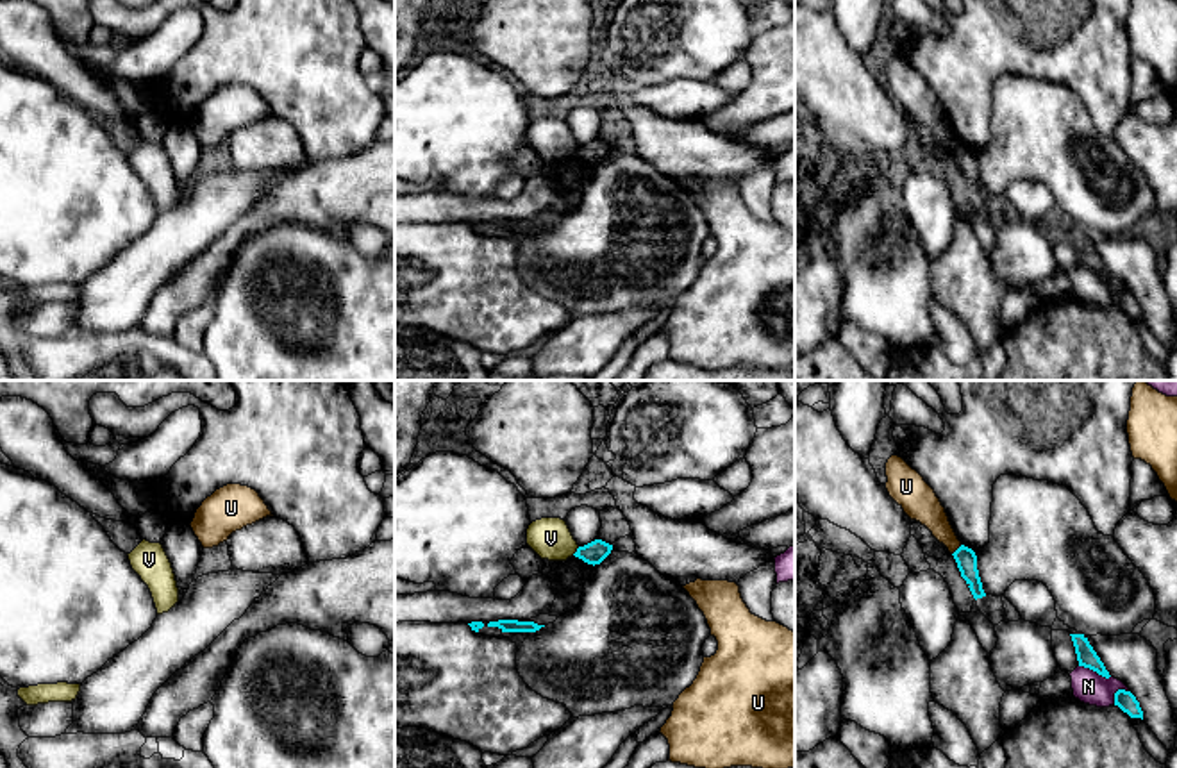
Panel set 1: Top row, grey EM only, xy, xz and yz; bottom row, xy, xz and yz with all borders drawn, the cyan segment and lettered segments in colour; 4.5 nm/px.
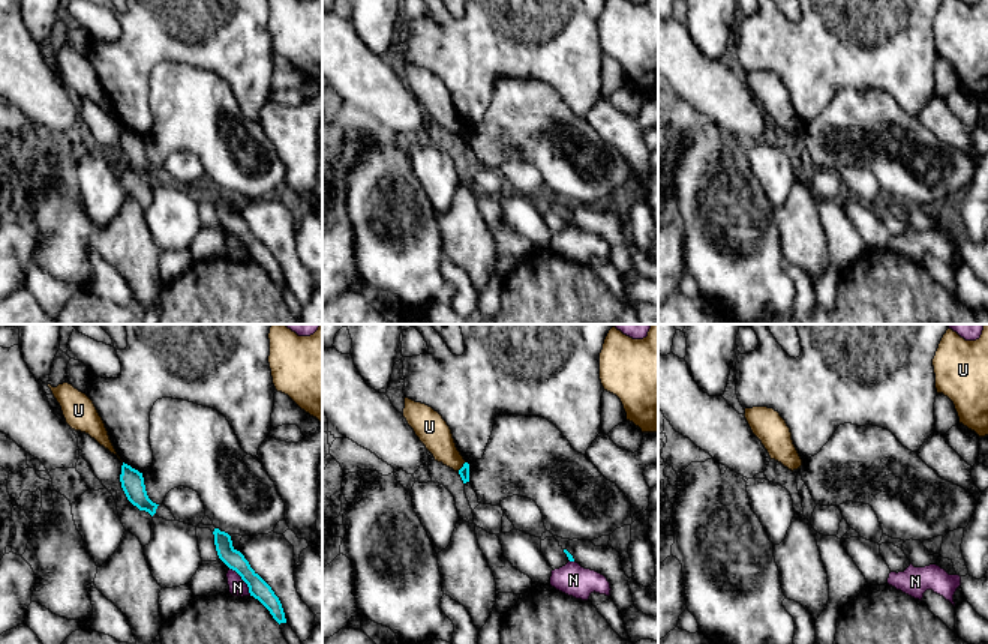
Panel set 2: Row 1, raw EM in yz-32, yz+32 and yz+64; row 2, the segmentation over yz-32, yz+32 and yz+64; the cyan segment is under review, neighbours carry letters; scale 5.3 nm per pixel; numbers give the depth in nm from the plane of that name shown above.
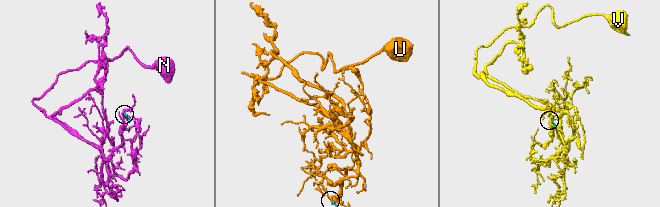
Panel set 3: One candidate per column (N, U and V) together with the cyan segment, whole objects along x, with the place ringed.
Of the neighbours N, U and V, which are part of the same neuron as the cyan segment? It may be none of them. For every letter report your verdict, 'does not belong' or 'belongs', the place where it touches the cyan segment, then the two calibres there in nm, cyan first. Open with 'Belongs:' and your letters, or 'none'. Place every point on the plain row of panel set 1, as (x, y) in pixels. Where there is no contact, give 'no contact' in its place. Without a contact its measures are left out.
Belongs: none
N: does not belong; contact yz (1095, 270); calibres 90 and 150 nm
U: does not belong; contact yz (956, 150); calibres 100 and 150 nm
V: does not belong; contact xz (577, 150); calibres 100 and 190 nm

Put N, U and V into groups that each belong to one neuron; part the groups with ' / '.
N / U / V

